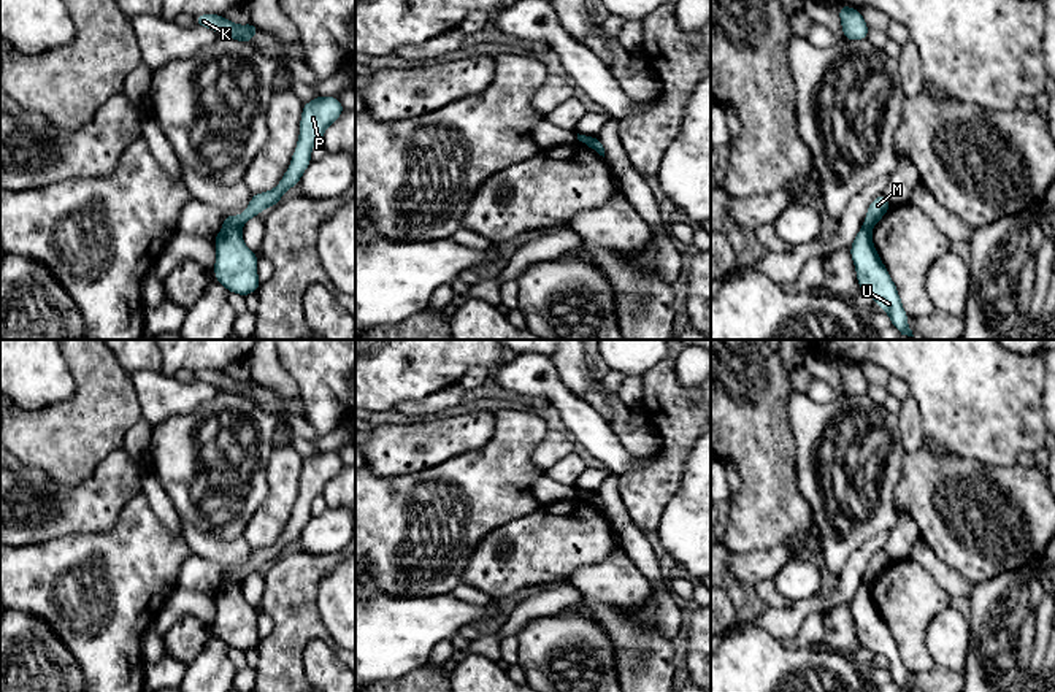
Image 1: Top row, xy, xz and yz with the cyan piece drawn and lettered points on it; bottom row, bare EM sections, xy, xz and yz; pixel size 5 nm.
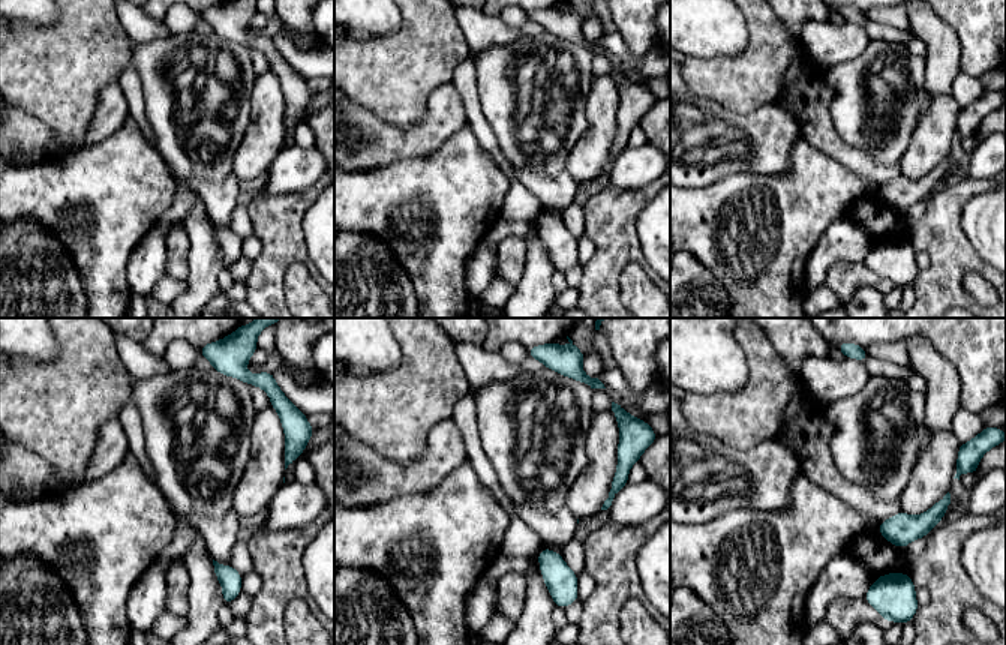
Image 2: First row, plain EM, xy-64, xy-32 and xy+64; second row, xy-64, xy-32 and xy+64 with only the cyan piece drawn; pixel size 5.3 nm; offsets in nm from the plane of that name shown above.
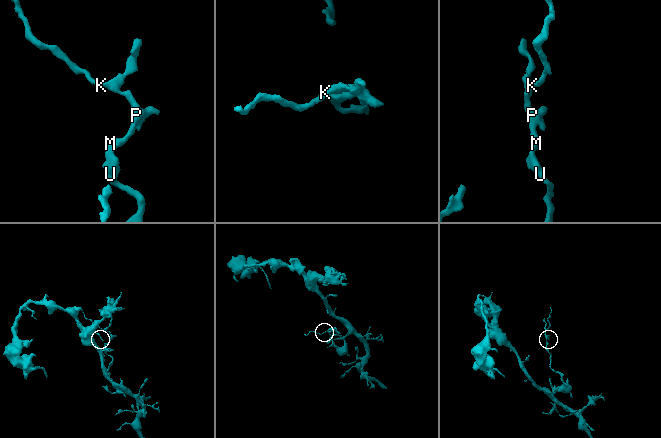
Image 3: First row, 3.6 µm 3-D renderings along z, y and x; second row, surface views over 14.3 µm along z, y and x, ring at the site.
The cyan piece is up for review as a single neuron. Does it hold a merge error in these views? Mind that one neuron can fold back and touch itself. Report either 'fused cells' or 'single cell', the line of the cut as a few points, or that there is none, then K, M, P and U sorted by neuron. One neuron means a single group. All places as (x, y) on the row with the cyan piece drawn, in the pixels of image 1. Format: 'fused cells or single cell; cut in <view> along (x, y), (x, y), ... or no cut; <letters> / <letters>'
fused cells; cut in xy along (224, 222), (240, 230); K M P / U

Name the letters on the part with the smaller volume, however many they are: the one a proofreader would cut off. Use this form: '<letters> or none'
K, M, P

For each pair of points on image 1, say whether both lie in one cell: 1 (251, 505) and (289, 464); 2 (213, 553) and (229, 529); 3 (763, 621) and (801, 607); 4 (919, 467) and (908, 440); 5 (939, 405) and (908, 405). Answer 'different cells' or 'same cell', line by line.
1: different cells
2: different cells
3: same cell
4: different cells
5: different cells

